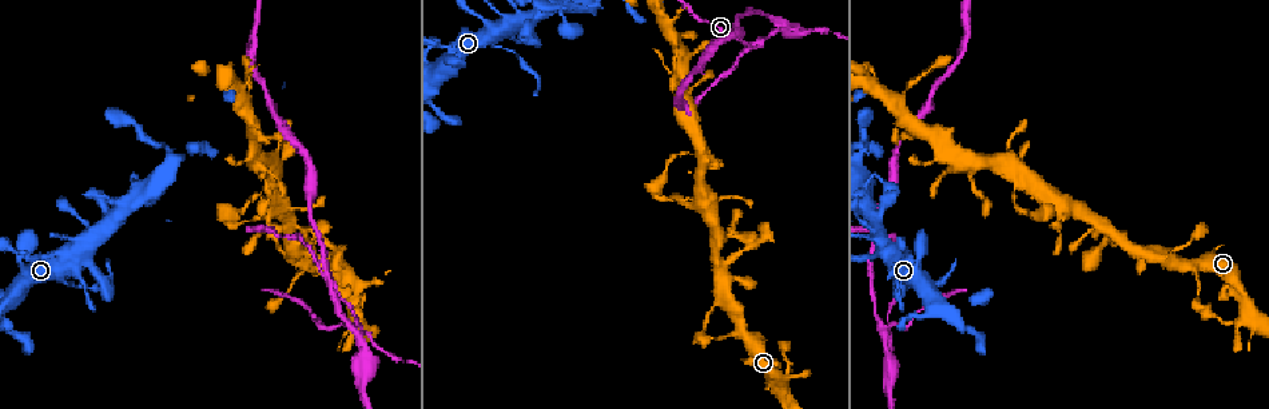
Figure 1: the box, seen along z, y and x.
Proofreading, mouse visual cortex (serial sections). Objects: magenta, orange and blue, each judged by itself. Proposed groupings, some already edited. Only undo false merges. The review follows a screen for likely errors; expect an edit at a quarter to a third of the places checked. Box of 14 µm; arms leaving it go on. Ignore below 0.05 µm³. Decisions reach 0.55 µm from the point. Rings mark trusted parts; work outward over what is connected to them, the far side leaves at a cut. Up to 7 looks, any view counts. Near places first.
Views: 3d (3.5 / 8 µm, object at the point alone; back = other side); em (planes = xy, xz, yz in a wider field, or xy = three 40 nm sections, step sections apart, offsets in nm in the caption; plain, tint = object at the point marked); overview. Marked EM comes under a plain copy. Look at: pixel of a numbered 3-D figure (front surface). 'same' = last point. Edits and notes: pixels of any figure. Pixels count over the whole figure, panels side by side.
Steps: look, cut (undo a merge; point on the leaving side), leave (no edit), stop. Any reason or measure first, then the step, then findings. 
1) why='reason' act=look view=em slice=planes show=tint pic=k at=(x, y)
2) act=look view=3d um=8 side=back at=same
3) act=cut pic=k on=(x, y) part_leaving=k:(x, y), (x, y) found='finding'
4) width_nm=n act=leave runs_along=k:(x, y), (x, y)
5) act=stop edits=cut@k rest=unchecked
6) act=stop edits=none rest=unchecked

why='sharp bend' act=look view=3d um=3.5 pic=1 at=(782, 29)

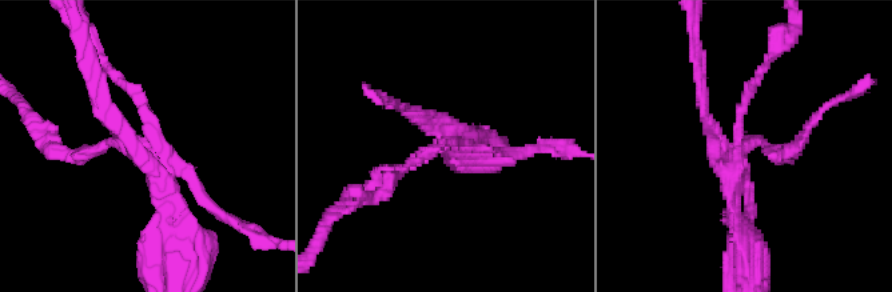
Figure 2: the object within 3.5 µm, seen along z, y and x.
act=look view=em slice=xy step=1 show=tint pic=2 at=(739, 149)

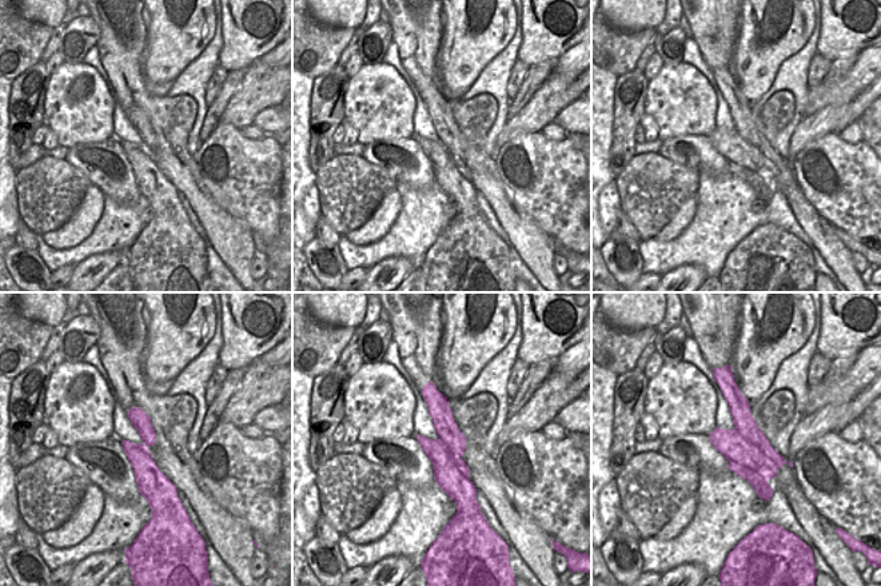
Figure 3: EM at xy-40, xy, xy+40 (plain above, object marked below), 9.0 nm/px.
width_nm=320 act=cut pic=2 on=(164, 223) part_leaving=2:(154, 151), (108, 118), (92, 64) found='two cells meet here'

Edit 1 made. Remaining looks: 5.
why='thick turns thin' act=look view=3d um=8 pic=1 at=(360, 321)

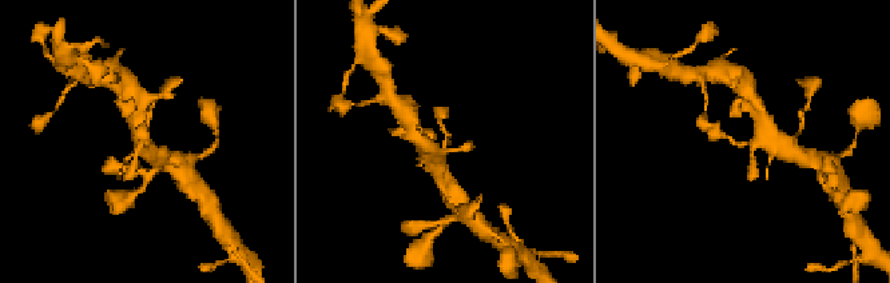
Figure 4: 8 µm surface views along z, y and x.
act=look view=3d um=3.5 pic=4 at=(739, 143)

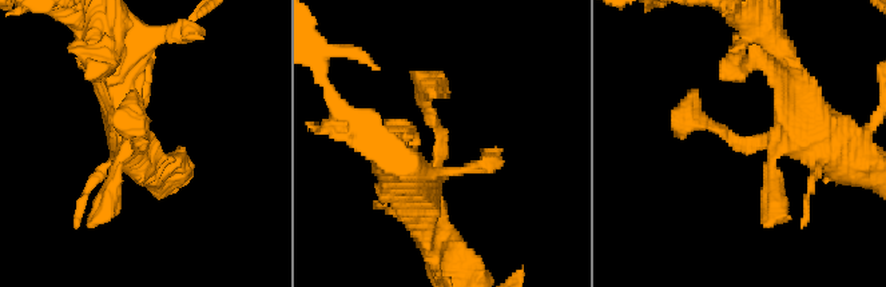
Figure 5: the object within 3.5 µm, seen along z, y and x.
why='need the tissue' act=look view=em slice=xy step=2 show=tint pic=5 at=(744, 142)

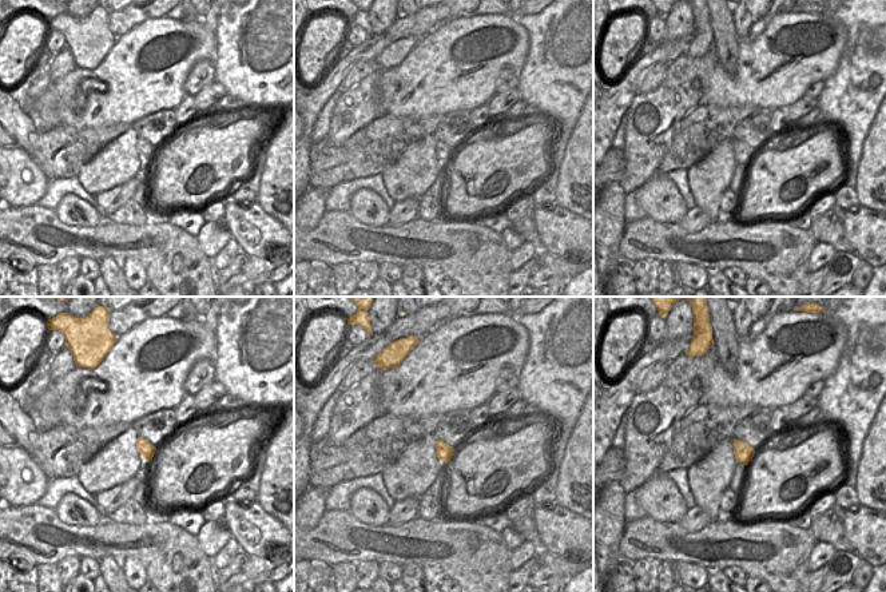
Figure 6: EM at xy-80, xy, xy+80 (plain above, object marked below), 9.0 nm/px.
width_nm=150 act=leave runs_along=5:(421, 195), (437, 164), (433, 92) found='continuous, no second cell'

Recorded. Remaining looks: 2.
why='thin neck' act=look view=3d um=3.5 side=back pic=1 at=(77, 286)

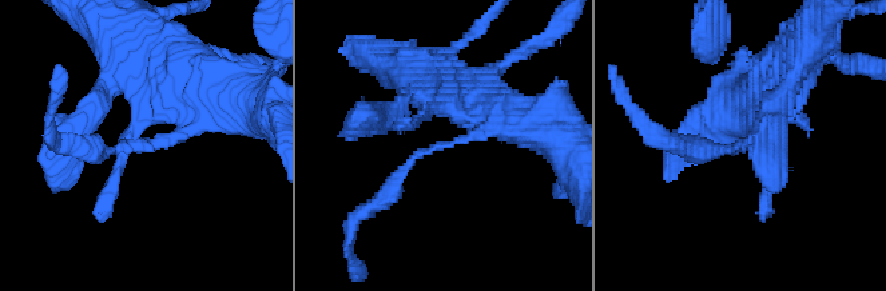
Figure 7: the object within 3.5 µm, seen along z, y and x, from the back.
arm_widths_nm=250,350 act=cut pic=7 on=(420, 152) part_leaving=7:(479, 132), (425, 150), (376, 204) found='a second cell is stuck on'

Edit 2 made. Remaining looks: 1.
act=stop edits=cut@2,cut@7 rest=unchecked

